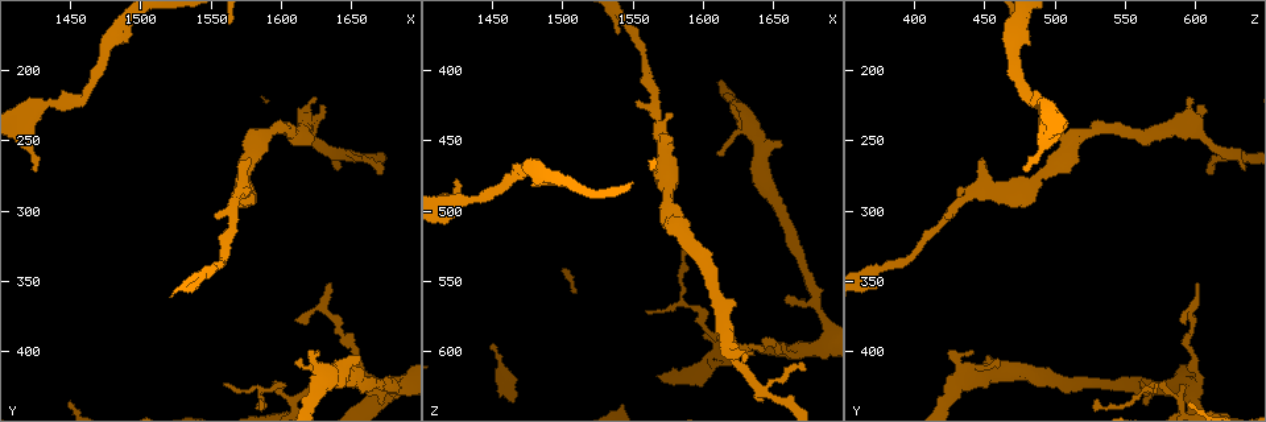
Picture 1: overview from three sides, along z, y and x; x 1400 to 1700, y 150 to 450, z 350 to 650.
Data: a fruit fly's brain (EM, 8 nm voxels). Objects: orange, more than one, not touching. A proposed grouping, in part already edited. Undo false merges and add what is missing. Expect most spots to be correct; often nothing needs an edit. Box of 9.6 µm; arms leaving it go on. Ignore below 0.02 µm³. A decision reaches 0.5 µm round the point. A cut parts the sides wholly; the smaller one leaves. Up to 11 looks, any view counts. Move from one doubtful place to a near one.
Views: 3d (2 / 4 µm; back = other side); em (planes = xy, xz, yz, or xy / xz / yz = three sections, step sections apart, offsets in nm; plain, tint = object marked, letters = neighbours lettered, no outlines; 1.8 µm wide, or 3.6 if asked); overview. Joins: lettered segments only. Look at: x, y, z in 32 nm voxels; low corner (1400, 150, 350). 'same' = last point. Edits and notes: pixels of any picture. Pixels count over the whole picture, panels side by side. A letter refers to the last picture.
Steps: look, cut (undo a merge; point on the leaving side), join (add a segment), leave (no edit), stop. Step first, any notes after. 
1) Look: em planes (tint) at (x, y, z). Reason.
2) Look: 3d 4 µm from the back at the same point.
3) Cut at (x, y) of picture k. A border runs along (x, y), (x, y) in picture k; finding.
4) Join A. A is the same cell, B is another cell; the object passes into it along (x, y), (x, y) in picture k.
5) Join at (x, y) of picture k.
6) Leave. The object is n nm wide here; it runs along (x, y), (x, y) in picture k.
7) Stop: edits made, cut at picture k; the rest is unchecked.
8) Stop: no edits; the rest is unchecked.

Look: em planes (plain) at (1660, 422, 562).

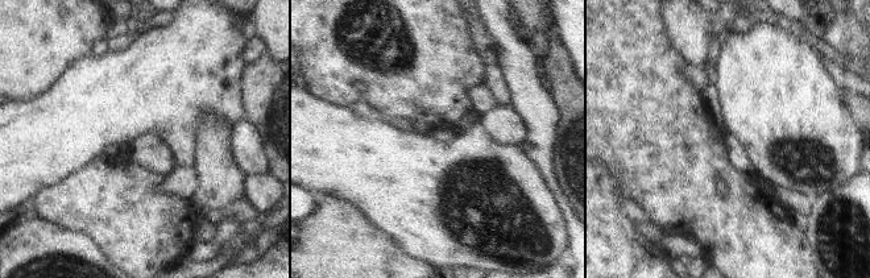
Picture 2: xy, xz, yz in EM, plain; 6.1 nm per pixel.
Look: em planes (letters) at the same point.

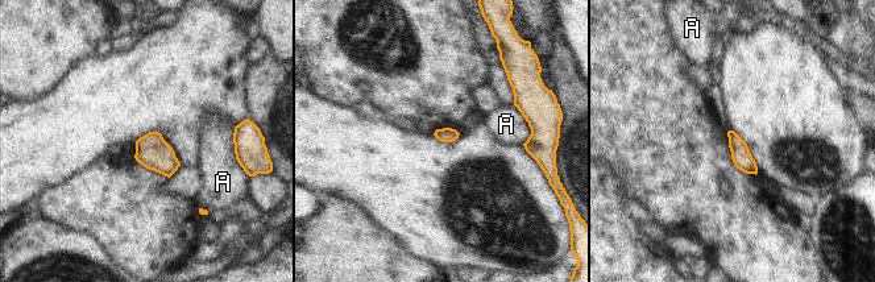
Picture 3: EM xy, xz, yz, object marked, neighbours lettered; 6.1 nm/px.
Leave. A is another cell; a border runs along (514, 104), (530, 129), (523, 144) in picture 3; no lettered segment goes on from it.

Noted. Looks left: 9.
Look: em yz step 16 (tint) at (1618, 398, 424). Stops while still wide.

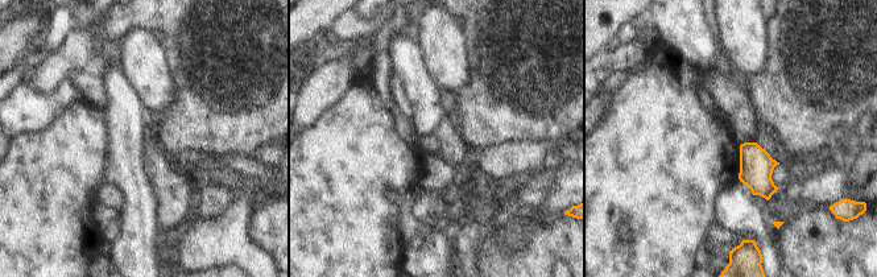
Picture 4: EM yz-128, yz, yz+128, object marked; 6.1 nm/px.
Look: em yz step 16 (letters) at the same point. See the neighbours.

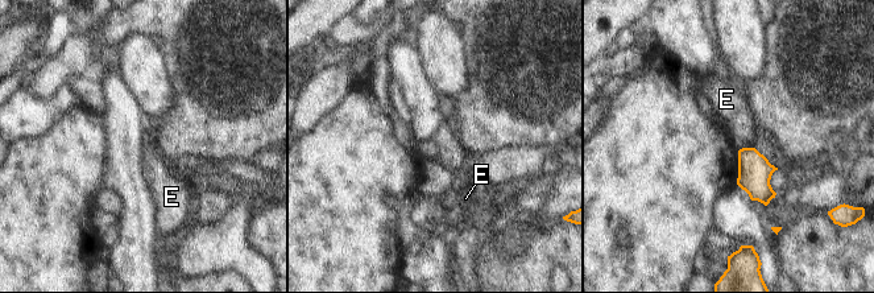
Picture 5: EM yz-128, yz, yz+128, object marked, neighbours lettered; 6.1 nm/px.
Leave. E is another cell; none of them fits.

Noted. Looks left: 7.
Look: em xz step 8 (letters) at (1424, 272, 480). Tapers out.

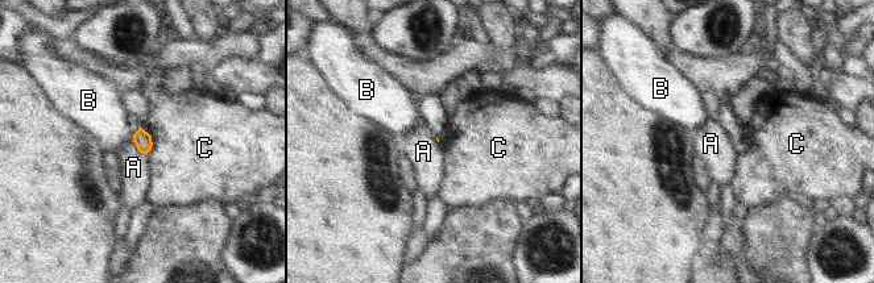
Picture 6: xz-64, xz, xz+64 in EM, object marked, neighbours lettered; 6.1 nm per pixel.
Leave. The longest contact is with C, 180 nm; A, B and C are other cells; none of them fits.

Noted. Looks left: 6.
Look: em planes (letters) at (1624, 218, 596). An open end.

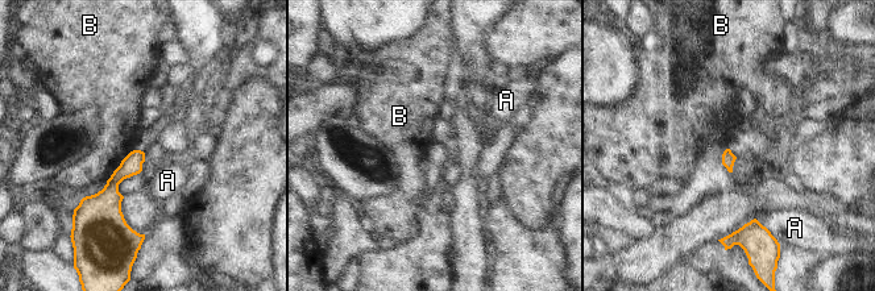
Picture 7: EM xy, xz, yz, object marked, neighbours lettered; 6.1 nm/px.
Leave. A and B are other cells; a border runs along (133, 149), (107, 181) in picture 7; none of them fits.

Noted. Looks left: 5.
Stop: no edits; the rest is unchecked.

